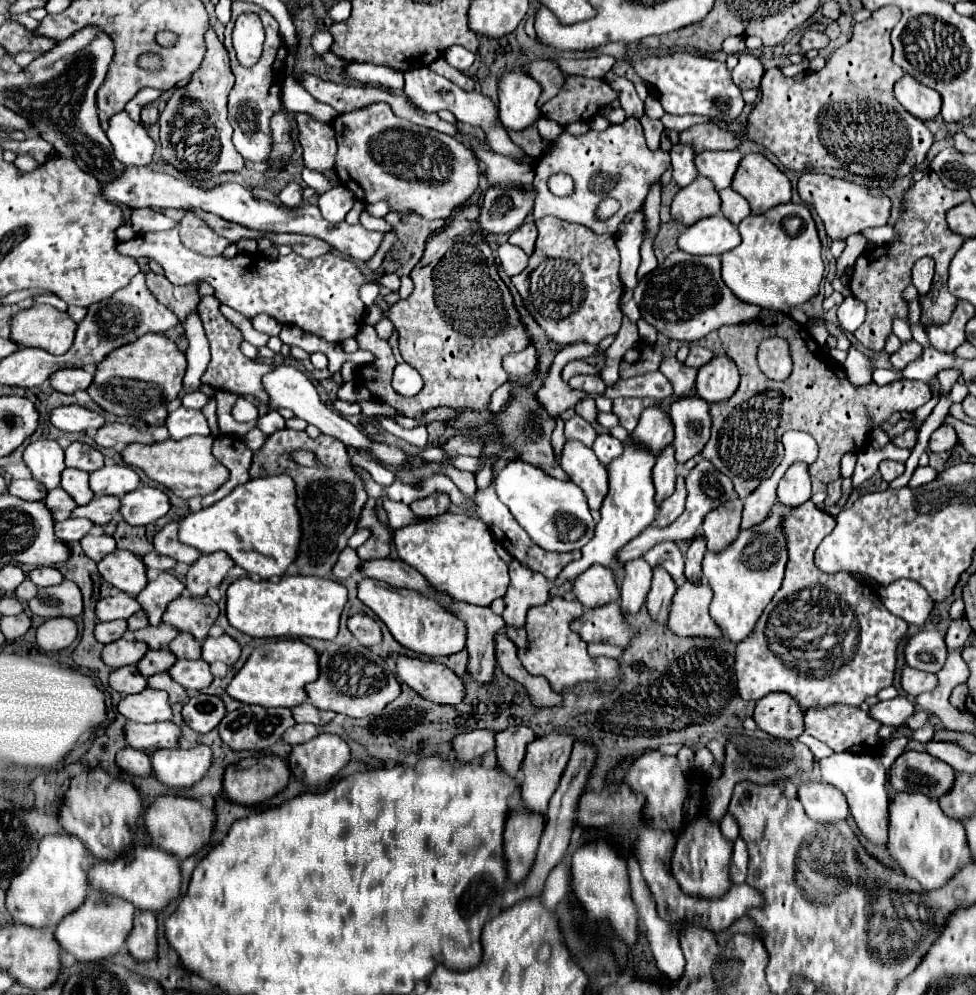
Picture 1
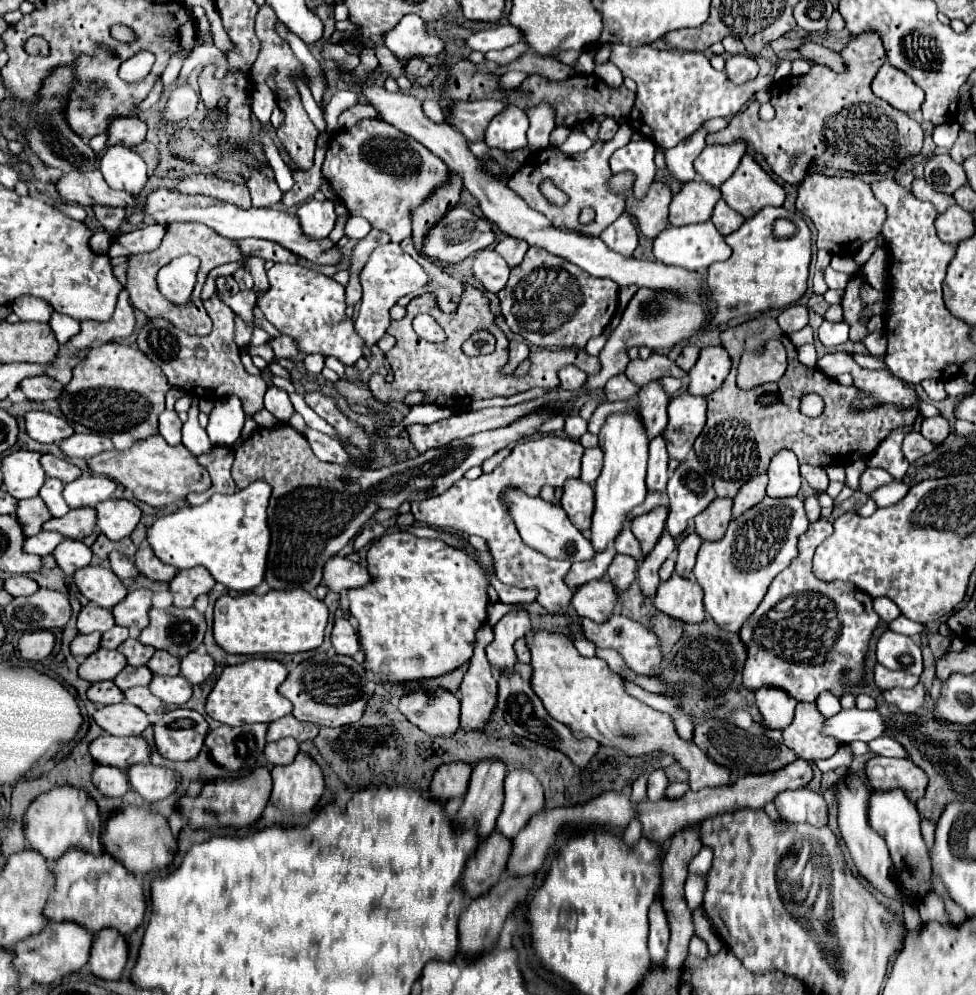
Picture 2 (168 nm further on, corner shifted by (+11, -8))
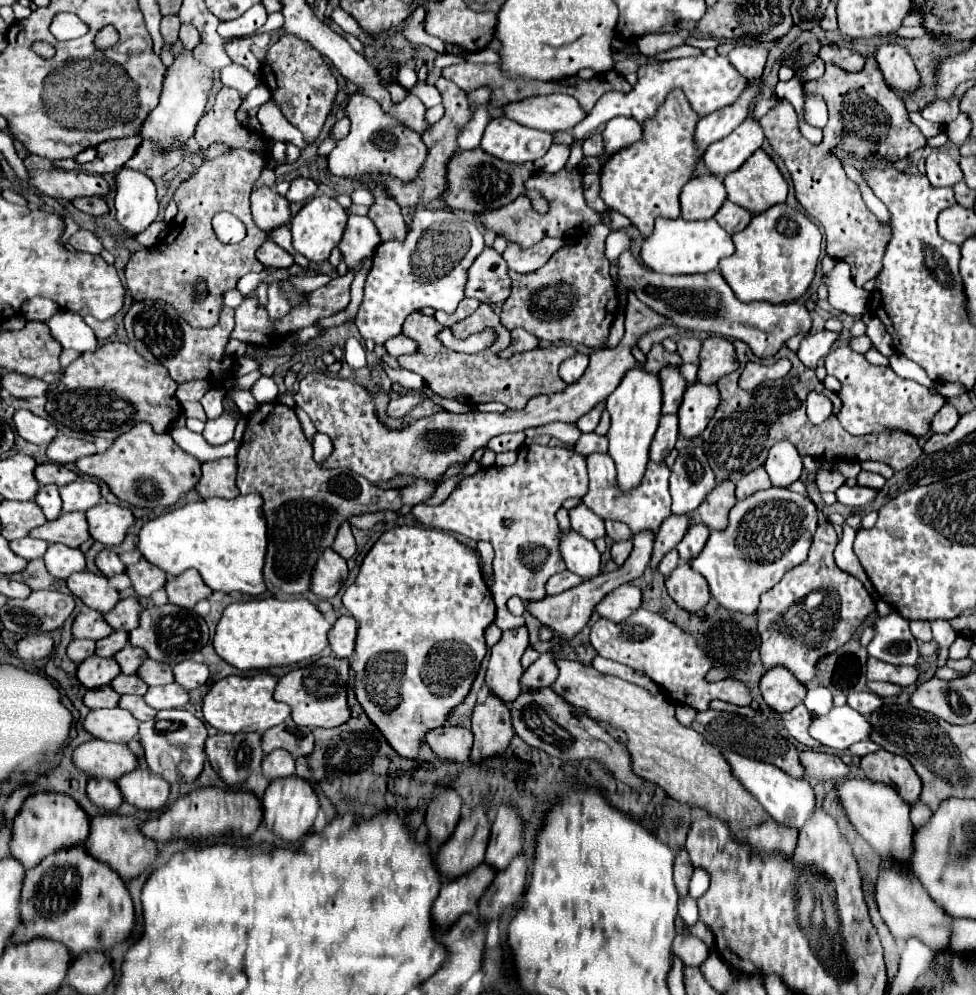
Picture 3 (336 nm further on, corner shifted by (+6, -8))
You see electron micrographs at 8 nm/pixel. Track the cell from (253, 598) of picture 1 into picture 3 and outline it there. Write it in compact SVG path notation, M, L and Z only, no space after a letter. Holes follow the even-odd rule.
M260 598L230 604L216 626L212 644L216 654L238 670L264 670L290 666L316 656L328 646L328 630L330 622L306 598Z

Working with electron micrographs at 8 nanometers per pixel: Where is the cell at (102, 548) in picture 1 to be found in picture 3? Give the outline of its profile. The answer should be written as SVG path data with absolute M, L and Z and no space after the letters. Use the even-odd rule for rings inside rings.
M50 544L44 556L46 570L54 578L68 578L74 572L82 572L86 568L84 554L78 548L68 548L68 546L56 546Z

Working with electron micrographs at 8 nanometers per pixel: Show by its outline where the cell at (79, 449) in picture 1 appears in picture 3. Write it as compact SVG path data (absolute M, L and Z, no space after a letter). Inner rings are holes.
M40 464L34 468L34 478L42 486L46 486L46 484L64 486L64 484L70 484L72 480L76 480L76 474L60 464Z

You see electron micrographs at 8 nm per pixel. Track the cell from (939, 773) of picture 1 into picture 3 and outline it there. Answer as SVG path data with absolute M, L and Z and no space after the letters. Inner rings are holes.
M878 750L864 756L860 760L860 768L868 780L892 786L906 804L918 802L922 782L906 758L888 750Z

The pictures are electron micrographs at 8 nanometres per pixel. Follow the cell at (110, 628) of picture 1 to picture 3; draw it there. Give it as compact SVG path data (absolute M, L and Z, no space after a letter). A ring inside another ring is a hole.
M72 640L66 648L66 656L72 662L80 664L82 660L86 660L88 656L94 654L94 646L96 646L96 642L92 642L92 640Z

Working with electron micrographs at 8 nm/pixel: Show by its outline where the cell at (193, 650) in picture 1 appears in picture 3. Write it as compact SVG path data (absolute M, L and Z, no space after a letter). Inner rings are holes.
M146 658L142 662L142 666L136 670L136 676L142 678L148 686L166 686L172 684L172 668L168 664L160 664L160 662L152 662L150 658Z

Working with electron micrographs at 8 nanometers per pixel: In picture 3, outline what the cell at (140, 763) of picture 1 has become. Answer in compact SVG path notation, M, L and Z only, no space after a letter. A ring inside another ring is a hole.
M92 778L88 780L86 794L92 804L96 804L104 812L116 812L122 804L120 790L116 790L116 782L108 782L104 778Z

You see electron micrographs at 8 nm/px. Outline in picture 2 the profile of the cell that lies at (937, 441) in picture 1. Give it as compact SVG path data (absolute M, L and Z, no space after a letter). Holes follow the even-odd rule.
M937 416L937 418L925 418L923 426L921 426L921 434L933 442L935 446L939 446L947 434L949 434L949 422L943 418L943 416Z

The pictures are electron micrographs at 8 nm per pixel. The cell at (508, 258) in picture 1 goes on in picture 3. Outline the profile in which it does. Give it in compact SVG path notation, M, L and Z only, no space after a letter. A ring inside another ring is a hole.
M484 248L468 268L464 294L466 298L476 298L486 304L498 304L508 298L508 268L504 266L504 258L498 256L492 248Z

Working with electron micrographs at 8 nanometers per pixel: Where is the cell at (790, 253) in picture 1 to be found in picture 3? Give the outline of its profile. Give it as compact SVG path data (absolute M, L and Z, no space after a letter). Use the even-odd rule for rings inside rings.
M776 204L760 214L754 214L748 228L732 238L736 250L732 256L720 260L720 270L740 302L764 300L772 304L784 304L798 300L808 290L816 272L822 234L818 226L804 214L786 204ZM782 220L788 220L788 226L792 226L790 232L780 226Z

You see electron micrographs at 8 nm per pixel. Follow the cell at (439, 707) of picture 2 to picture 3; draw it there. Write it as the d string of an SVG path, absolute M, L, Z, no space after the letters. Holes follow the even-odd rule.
M450 726L444 730L430 730L426 736L426 742L440 760L462 764L470 758L472 732L458 726Z

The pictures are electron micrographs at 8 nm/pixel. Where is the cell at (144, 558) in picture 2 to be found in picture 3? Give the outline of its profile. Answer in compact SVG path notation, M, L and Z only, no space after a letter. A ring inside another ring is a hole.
M144 558L138 564L128 566L126 576L132 580L132 588L138 598L148 598L152 592L164 588L166 584L166 574L150 562L144 562Z

